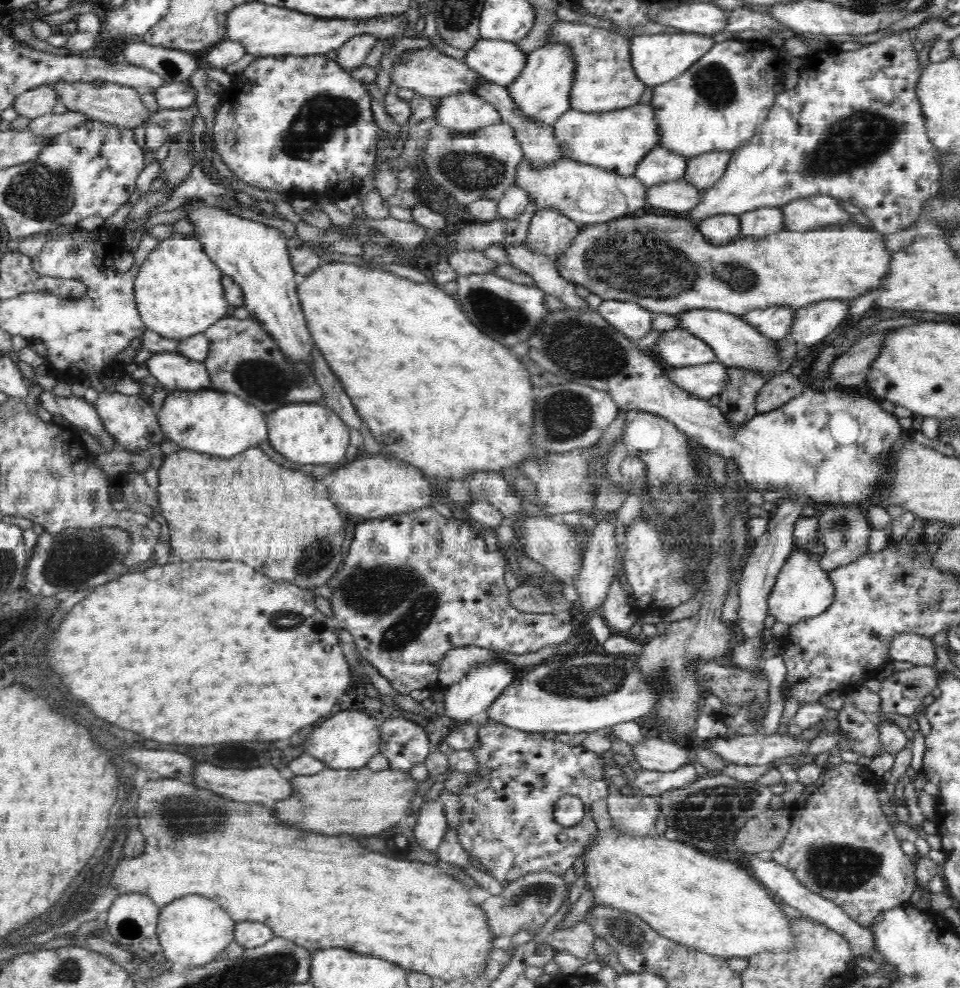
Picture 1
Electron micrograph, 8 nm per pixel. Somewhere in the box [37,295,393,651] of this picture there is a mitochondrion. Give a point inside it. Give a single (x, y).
(72, 559)

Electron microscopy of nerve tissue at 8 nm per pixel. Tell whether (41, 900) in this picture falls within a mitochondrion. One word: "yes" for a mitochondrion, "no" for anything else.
no

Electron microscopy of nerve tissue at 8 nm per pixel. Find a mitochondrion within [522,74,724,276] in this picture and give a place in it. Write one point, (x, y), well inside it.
(570, 202)

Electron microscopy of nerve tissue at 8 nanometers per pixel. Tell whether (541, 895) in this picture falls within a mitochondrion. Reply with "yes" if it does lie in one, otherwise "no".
yes

